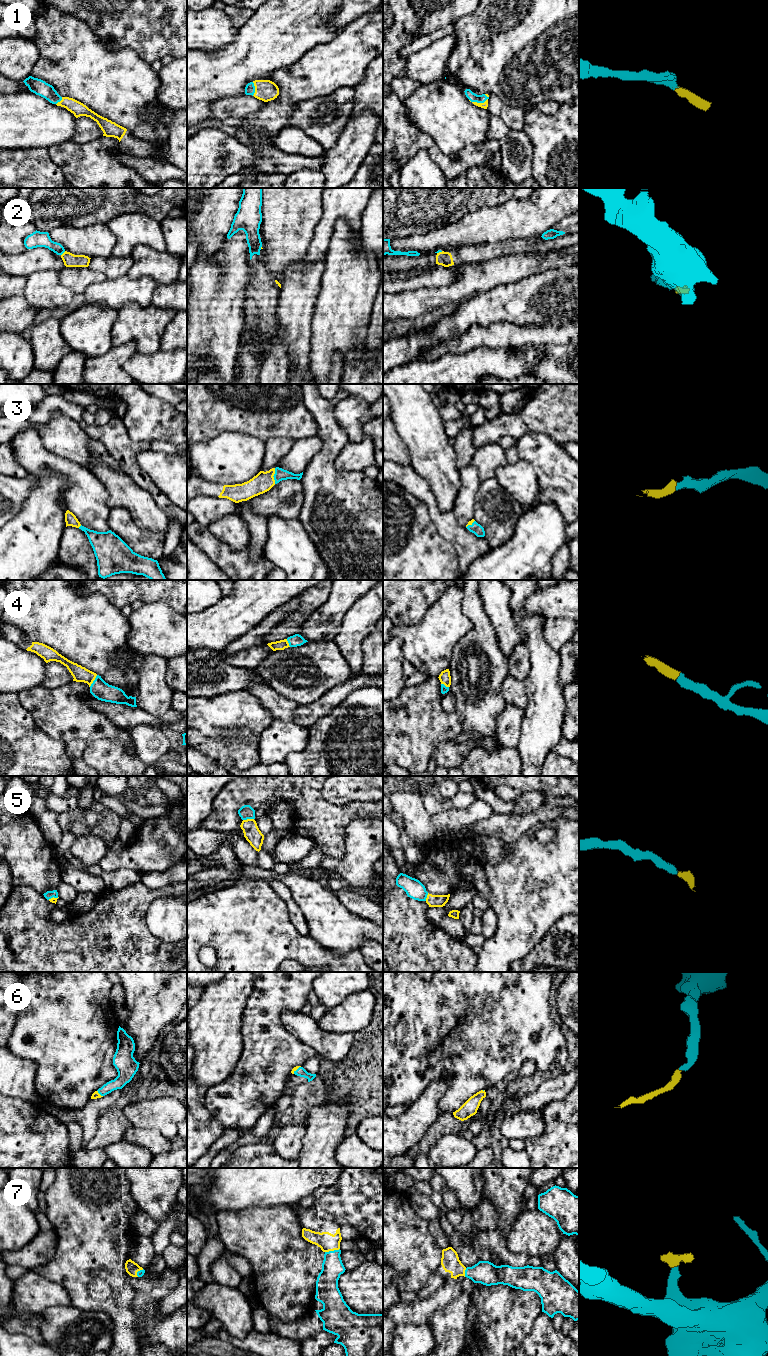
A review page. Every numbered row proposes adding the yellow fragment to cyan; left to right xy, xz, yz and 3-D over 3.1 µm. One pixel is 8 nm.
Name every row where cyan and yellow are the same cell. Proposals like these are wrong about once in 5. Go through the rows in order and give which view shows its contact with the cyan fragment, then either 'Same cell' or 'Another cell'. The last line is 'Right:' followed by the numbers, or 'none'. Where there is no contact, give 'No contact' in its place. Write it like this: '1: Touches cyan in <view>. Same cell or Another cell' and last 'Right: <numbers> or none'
1: Touches cyan in yz. Same cell
2: Touches cyan in xy. Another cell
3: Touches cyan in xz. Same cell
4: Touches cyan in xy. Same cell
5: Touches cyan in xz. Same cell
6: Touches cyan in xz. Same cell
7: Touches cyan in xz. Same cell
Right: 1, 3, 4, 5, 6, 7

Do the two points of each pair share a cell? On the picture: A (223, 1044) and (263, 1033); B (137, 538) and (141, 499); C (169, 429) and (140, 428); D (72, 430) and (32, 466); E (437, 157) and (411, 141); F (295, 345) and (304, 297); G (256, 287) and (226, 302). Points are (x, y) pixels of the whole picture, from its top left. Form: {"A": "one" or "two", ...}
{"A": "two", "B": "two", "C": "one", "D": "two", "E": "one", "F": "one", "G": "two"}

